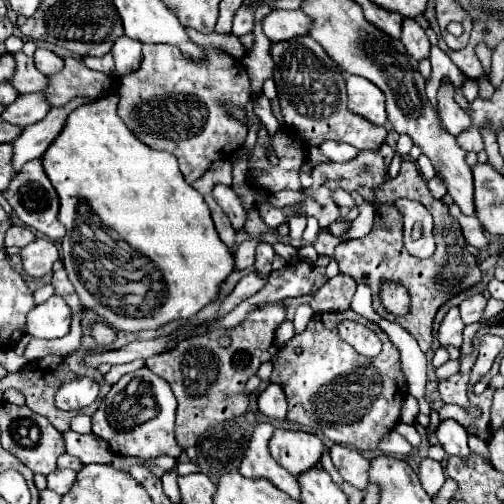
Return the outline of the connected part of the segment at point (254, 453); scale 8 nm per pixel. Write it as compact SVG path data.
M261 422L253 428L253 436L245 448L245 458L241 458L239 470L247 478L267 478L279 490L299 500L299 484L295 476L289 476L289 472L285 472L281 464L277 464L269 452L267 444L269 444L273 430L275 428L271 422Z

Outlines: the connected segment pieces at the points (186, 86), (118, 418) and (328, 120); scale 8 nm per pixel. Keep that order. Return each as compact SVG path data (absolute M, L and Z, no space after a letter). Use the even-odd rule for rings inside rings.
M143 44L143 62L137 72L119 78L119 116L123 122L153 150L171 152L181 166L181 172L189 184L199 180L213 162L229 160L247 138L247 128L231 116L229 108L237 106L245 110L251 100L251 82L243 64L217 46L203 48L203 60L189 60L173 44Z
M139 368L135 372L125 374L109 390L103 404L91 416L93 432L95 436L103 438L109 444L111 452L115 452L117 456L131 454L131 456L149 458L149 456L169 454L173 458L179 458L183 450L173 436L175 408L177 408L177 402L169 388L169 382L161 380L149 368Z
M311 36L271 42L269 52L275 62L273 80L277 84L285 124L293 128L305 144L317 146L321 140L341 140L357 150L375 150L385 142L387 130L383 126L377 128L369 124L369 120L361 120L361 116L349 112L343 72Z

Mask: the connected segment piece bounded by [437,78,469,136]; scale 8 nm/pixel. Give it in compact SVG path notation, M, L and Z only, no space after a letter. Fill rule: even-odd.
M445 78L439 86L437 92L437 100L439 100L439 118L445 126L447 132L451 132L453 136L457 136L459 132L469 128L469 116L465 114L465 110L455 102L455 90L457 86Z

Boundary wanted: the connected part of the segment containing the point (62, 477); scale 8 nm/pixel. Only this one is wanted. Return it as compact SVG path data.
M55 470L47 476L47 488L63 496L73 486L75 476L77 476L77 472L73 472L73 470Z

